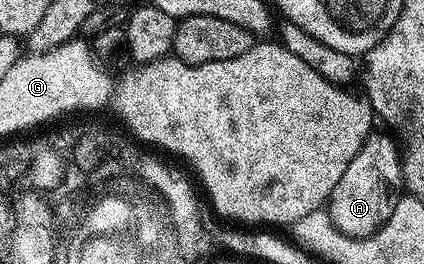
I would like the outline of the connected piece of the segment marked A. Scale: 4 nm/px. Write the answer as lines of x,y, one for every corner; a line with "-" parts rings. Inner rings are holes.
369,134
356,159
346,165
342,181
334,185
332,196
326,204
332,226
342,234
355,239
365,239
367,235
373,235
384,220
390,217
390,213
394,213
396,200
401,198
405,190
404,164
398,154
397,140
391,134
376,134
-
380,159
384,159
384,167
380,164

